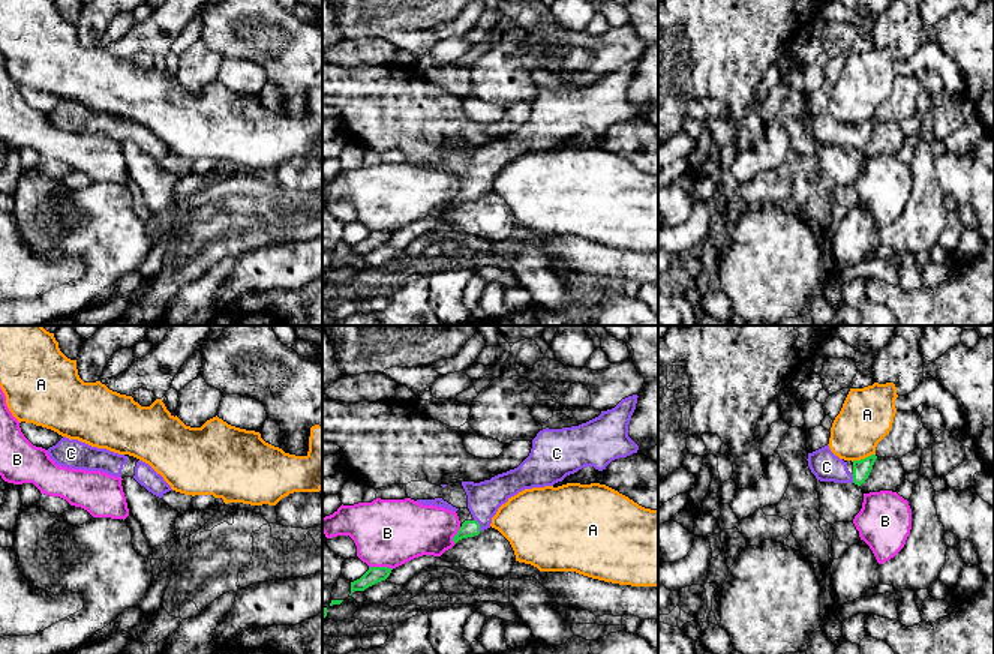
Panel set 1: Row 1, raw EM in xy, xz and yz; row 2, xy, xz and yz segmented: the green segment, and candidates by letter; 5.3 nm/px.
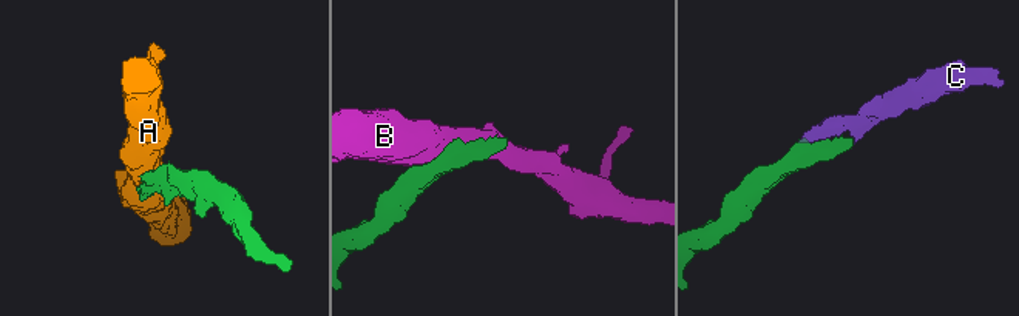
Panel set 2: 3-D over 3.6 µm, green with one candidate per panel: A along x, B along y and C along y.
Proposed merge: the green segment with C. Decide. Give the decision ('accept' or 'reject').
accept

